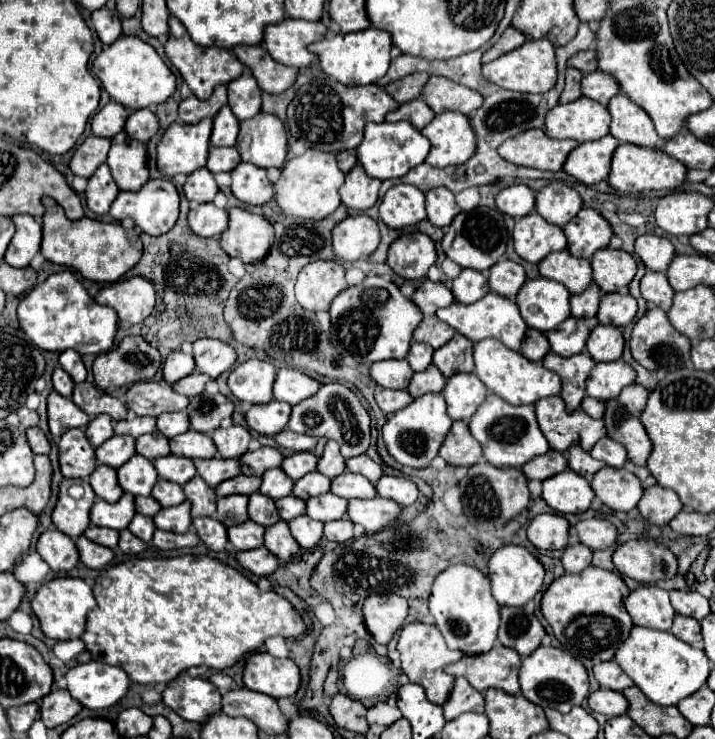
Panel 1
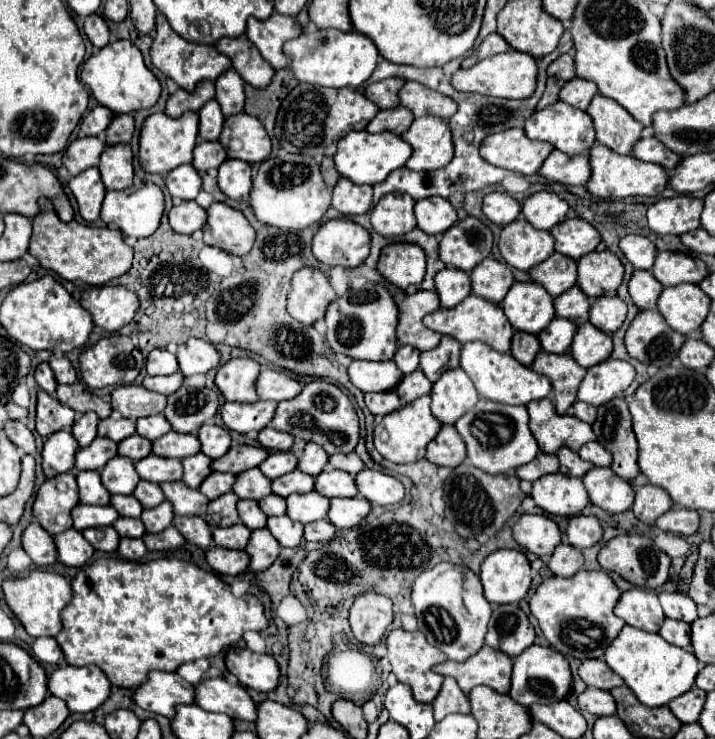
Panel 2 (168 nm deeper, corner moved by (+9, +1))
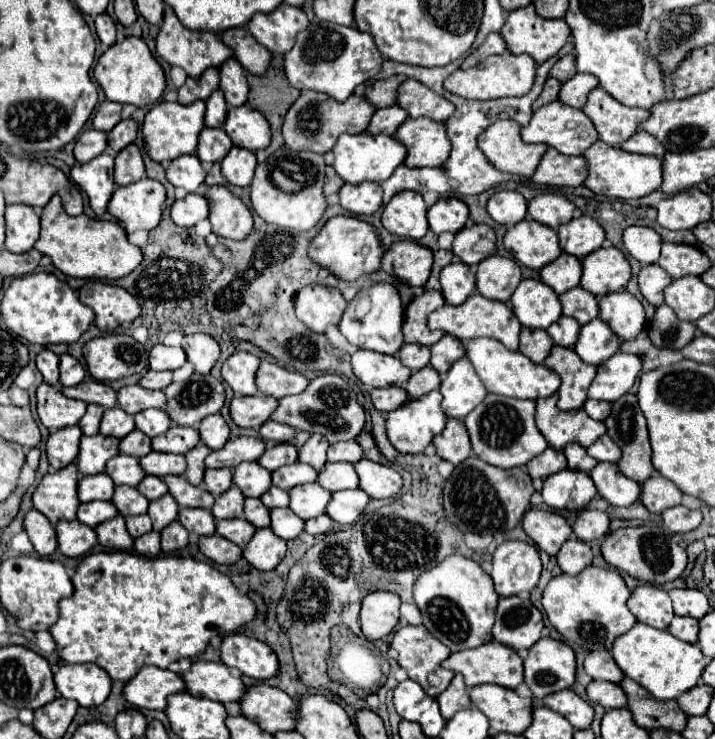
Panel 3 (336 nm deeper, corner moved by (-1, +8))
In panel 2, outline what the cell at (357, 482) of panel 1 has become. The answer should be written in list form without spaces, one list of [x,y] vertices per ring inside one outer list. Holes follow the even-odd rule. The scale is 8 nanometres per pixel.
[[[326,468],[324,472],[318,474],[314,490],[326,498],[336,498],[336,496],[352,498],[358,494],[354,476],[350,476],[344,470],[332,470],[332,468]]]

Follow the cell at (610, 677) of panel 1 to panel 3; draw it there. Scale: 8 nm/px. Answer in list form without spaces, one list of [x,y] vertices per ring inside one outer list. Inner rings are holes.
[[[592,651],[584,659],[584,669],[592,679],[598,681],[610,681],[610,683],[620,683],[624,673],[618,669],[614,663],[612,655],[608,651]]]

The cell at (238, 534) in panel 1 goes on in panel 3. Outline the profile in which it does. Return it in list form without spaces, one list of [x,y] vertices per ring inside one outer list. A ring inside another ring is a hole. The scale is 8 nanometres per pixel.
[[[232,519],[232,521],[218,521],[216,531],[218,531],[218,535],[226,537],[228,541],[232,541],[240,547],[246,547],[256,529],[252,529],[252,525],[244,519]]]

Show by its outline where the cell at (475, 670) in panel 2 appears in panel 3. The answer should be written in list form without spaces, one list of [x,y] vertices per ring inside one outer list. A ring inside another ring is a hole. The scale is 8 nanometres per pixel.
[[[488,641],[476,649],[452,653],[442,667],[462,673],[466,687],[494,683],[516,689],[524,681],[522,659],[514,649],[500,645],[498,641]]]

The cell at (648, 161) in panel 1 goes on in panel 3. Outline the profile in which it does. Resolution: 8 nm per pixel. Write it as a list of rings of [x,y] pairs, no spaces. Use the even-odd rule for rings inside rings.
[[[596,141],[590,149],[584,151],[584,159],[588,161],[588,177],[584,179],[582,185],[598,195],[618,197],[618,199],[636,199],[660,189],[662,161],[658,157],[626,153],[618,147],[610,147],[602,141]]]

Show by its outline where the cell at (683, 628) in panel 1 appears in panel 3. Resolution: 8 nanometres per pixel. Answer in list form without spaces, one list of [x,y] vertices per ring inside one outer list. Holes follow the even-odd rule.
[[[674,617],[668,631],[686,643],[696,643],[698,639],[698,619],[694,617]]]

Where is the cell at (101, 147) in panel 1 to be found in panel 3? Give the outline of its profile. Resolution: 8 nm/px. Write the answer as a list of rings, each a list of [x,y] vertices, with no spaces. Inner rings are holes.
[[[96,129],[84,131],[74,145],[74,157],[78,163],[88,163],[100,153],[104,153],[106,145],[108,145],[108,137],[104,131],[96,131]]]

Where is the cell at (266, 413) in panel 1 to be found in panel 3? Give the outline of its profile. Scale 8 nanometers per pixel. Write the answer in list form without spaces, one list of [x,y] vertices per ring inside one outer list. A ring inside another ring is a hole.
[[[252,395],[252,397],[234,397],[230,403],[230,417],[238,427],[252,427],[258,429],[270,413],[276,409],[278,401],[266,395]]]

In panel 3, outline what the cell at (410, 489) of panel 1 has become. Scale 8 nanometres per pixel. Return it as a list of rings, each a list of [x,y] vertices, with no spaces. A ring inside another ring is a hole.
[[[360,459],[354,463],[354,469],[360,477],[360,489],[372,499],[394,497],[402,487],[402,477],[388,465],[374,463],[370,459]]]

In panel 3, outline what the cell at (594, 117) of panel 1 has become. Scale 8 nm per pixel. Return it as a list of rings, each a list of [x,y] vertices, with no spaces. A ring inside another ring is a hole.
[[[560,101],[548,103],[548,105],[540,107],[538,111],[534,111],[530,123],[526,127],[522,127],[520,135],[522,135],[524,143],[544,143],[548,147],[554,147],[562,155],[582,155],[592,143],[598,141],[598,133],[594,129],[592,121],[584,115],[584,111],[566,107]]]

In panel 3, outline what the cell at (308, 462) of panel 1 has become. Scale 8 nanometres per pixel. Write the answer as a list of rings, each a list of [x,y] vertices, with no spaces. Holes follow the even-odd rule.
[[[274,443],[270,449],[264,451],[264,455],[260,457],[258,463],[268,471],[276,471],[278,467],[294,463],[296,453],[298,453],[298,449],[294,445],[290,445],[290,443]]]

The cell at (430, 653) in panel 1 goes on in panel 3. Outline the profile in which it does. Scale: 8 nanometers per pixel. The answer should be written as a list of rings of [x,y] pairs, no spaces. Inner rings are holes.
[[[406,625],[402,629],[396,631],[392,643],[390,643],[392,649],[398,651],[398,663],[402,669],[406,669],[408,677],[416,683],[422,685],[422,689],[432,695],[432,697],[438,697],[446,687],[448,683],[452,681],[454,673],[452,671],[446,671],[442,669],[442,661],[450,655],[450,649],[446,645],[440,645],[440,641],[436,641],[436,637],[432,637],[422,625],[418,627],[412,627],[412,625]]]

